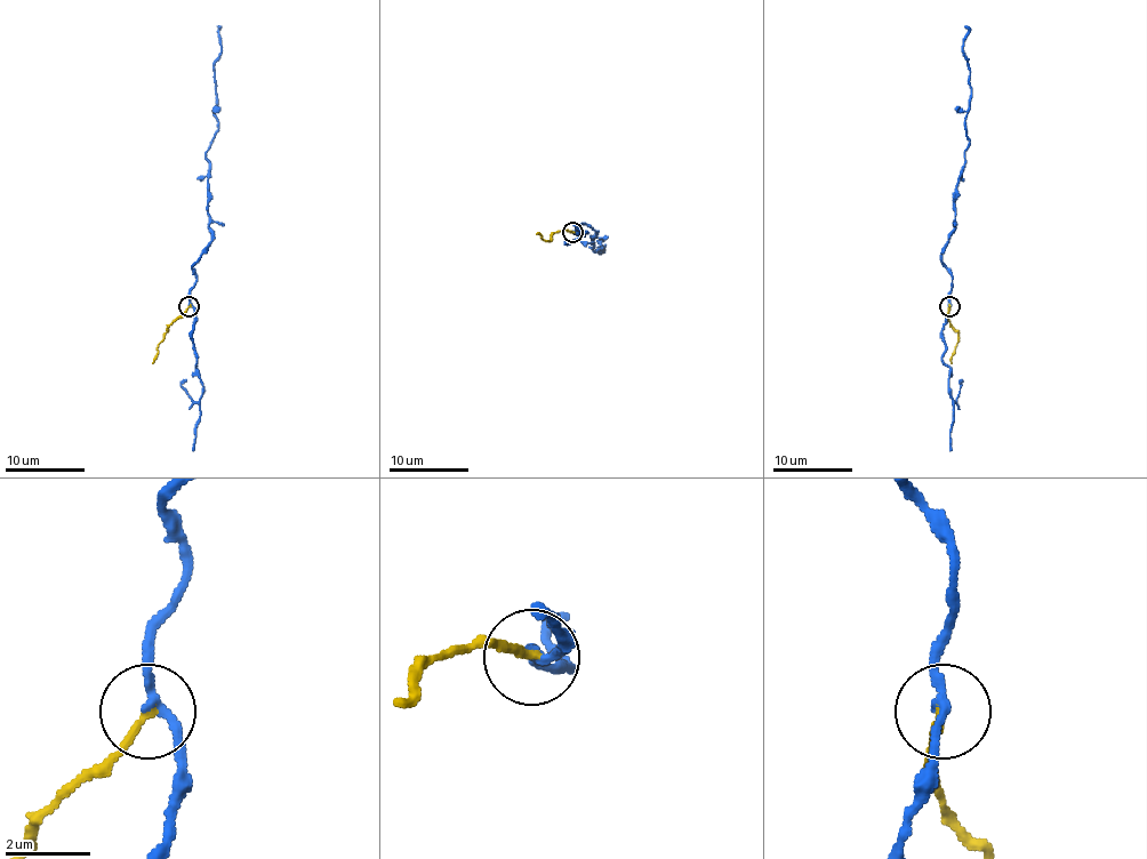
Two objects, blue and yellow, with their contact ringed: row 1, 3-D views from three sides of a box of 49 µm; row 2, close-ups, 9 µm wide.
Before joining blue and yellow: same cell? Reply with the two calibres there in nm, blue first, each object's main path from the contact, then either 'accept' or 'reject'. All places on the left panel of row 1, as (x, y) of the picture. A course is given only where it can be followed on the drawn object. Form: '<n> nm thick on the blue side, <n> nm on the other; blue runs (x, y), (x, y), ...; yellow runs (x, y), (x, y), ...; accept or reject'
200 nm thick on the blue side, 200 nm on the other; blue runs (189, 305), (197, 273), (192, 267), (210, 240), (207, 151), (218, 128), (215, 59), (221, 51), (221, 25); yellow runs (189, 305), (165, 334), (153, 363); reject

